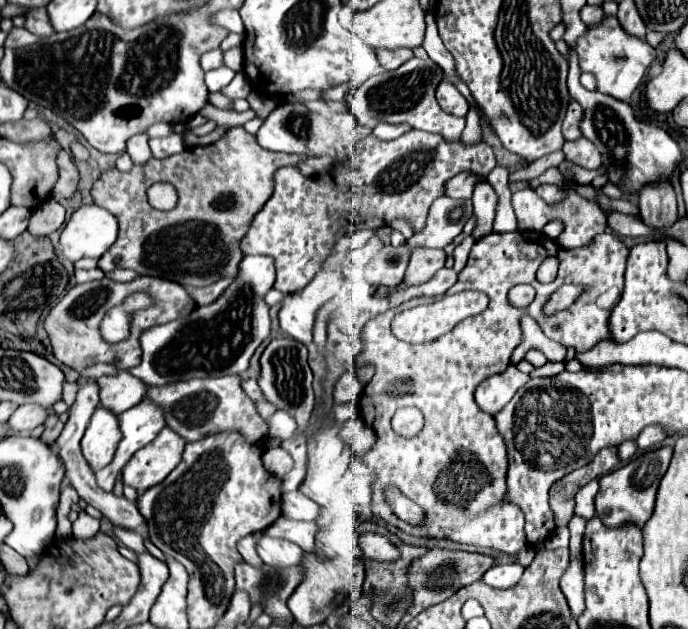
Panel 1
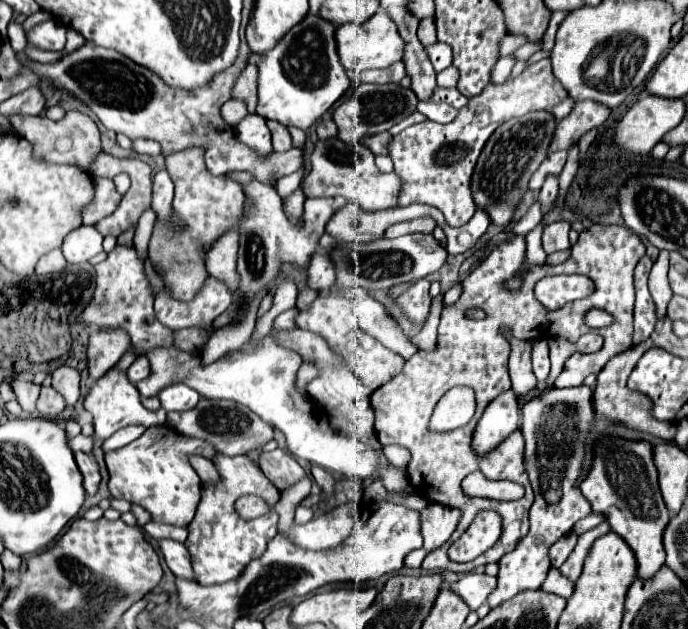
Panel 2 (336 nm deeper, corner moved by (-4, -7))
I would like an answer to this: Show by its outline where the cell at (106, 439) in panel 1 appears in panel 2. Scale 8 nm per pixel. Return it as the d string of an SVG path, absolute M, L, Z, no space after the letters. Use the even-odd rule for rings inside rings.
M116 366L110 368L110 372L106 372L104 376L100 376L98 380L92 382L88 394L84 396L84 408L94 416L94 436L100 438L100 440L106 440L110 438L116 430L124 428L124 426L130 426L130 424L146 424L146 426L152 426L152 424L162 424L166 422L166 412L156 410L156 412L150 412L142 406L142 400L140 400L140 392L136 390L136 386L128 380L126 372L118 370Z

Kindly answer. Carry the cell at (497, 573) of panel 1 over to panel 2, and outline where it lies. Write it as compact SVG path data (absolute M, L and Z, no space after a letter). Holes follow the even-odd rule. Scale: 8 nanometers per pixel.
M464 574L458 582L450 584L452 592L458 594L472 610L478 610L488 594L496 588L496 578L488 574Z

